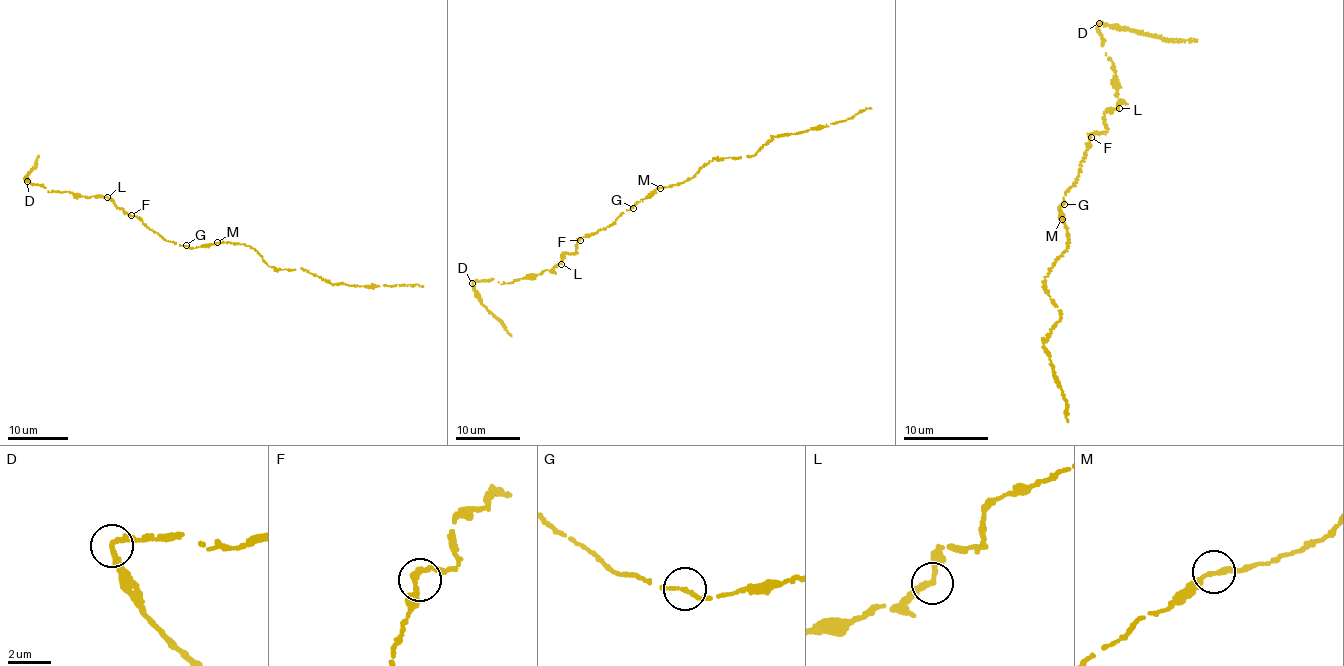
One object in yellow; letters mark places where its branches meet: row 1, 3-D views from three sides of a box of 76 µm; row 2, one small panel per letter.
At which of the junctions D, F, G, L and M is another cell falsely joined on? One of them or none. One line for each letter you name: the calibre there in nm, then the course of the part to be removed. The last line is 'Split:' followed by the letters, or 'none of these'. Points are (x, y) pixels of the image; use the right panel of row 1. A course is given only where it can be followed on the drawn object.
D: 280 nm | (1099, 22), (1117, 24), (1169, 39), (1197, 39)
Split: D

